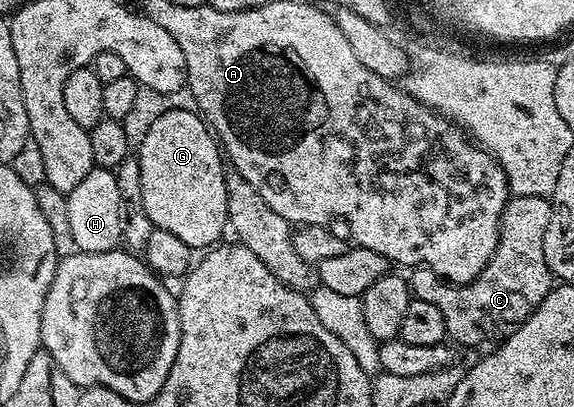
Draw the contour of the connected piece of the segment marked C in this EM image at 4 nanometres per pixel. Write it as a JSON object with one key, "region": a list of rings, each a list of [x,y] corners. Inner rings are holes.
{"region":[[[513,196],[506,202],[506,208],[502,214],[500,221],[500,237],[496,245],[496,253],[492,253],[492,257],[488,261],[488,265],[484,265],[484,269],[480,272],[471,283],[447,283],[445,279],[441,279],[439,275],[431,269],[431,267],[415,267],[409,272],[408,282],[410,285],[411,296],[420,301],[428,301],[428,305],[433,305],[434,308],[440,309],[441,315],[444,317],[444,325],[446,326],[446,334],[455,344],[463,343],[466,347],[478,347],[481,343],[490,343],[489,345],[497,344],[499,341],[508,338],[512,333],[516,333],[516,329],[520,329],[520,325],[524,325],[524,321],[528,321],[528,317],[532,317],[534,310],[541,305],[544,297],[548,297],[548,293],[555,286],[556,280],[550,274],[548,269],[548,261],[544,261],[544,232],[548,230],[548,221],[552,217],[552,203],[547,197],[520,197]]]}

